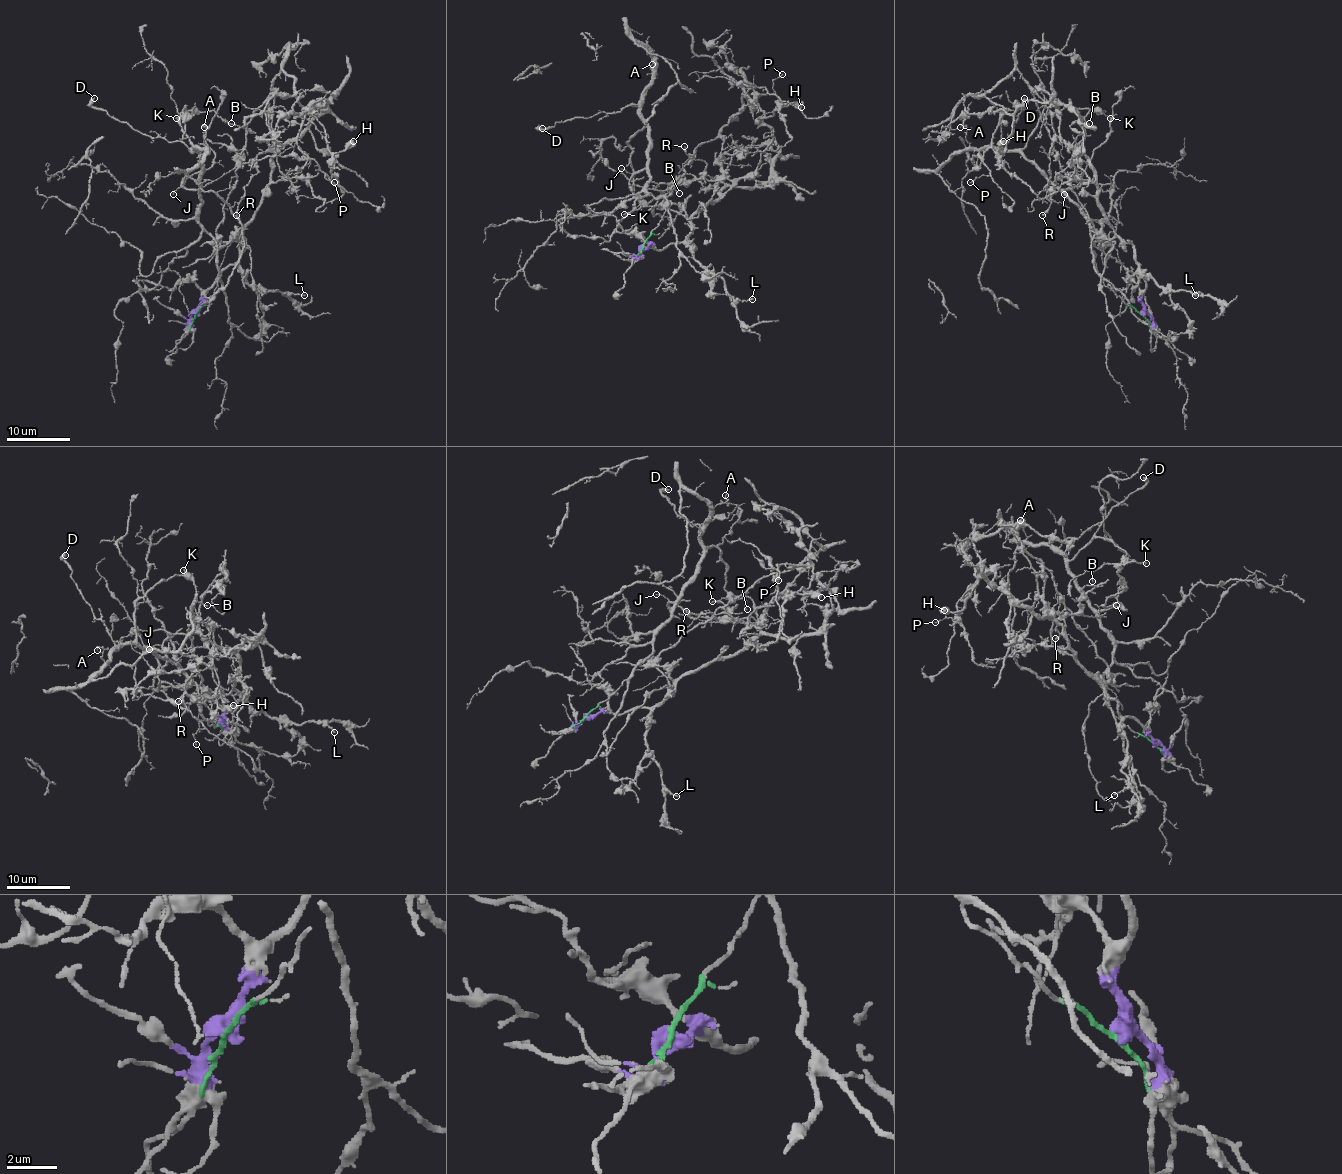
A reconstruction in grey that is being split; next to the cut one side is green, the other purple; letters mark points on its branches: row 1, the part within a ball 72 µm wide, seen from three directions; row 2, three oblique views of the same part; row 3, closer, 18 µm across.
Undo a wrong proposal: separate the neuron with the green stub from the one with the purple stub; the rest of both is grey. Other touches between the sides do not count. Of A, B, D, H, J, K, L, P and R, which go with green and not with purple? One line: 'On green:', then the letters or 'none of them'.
On green: A, B, D, J, K

